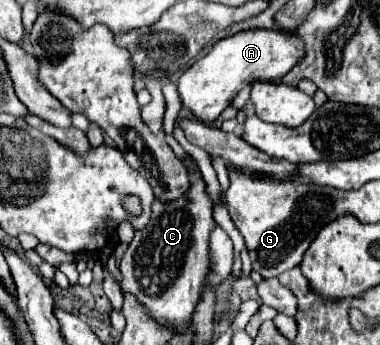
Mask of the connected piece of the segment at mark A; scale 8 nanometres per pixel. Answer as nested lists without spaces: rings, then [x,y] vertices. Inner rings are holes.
[[[253,29],[221,39],[203,59],[199,59],[181,75],[179,79],[181,107],[189,109],[197,119],[209,125],[217,121],[221,111],[245,85],[253,83],[255,79],[279,81],[283,73],[287,73],[295,65],[295,59],[299,59],[299,55],[303,55],[303,43],[299,43],[299,39],[291,35],[291,31]]]

